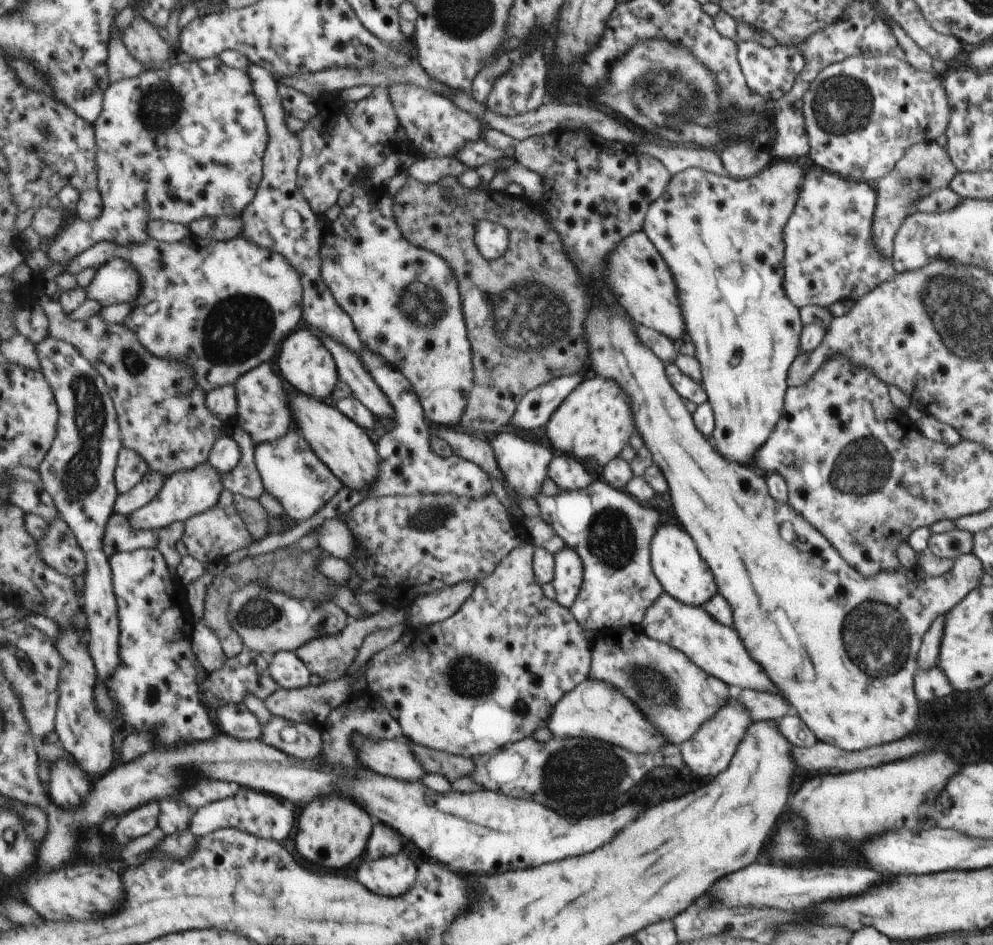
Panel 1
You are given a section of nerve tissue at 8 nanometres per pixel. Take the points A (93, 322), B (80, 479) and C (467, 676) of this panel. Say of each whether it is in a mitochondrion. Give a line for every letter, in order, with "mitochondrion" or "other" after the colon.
A: other
B: mitochondrion
C: mitochondrion

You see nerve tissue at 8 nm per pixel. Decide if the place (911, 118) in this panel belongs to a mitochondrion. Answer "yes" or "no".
no

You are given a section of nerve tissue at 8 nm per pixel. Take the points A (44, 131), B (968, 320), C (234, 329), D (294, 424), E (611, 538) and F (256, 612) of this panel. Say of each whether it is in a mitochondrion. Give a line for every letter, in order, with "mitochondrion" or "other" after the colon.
A: mitochondrion
B: mitochondrion
C: mitochondrion
D: other
E: mitochondrion
F: mitochondrion

